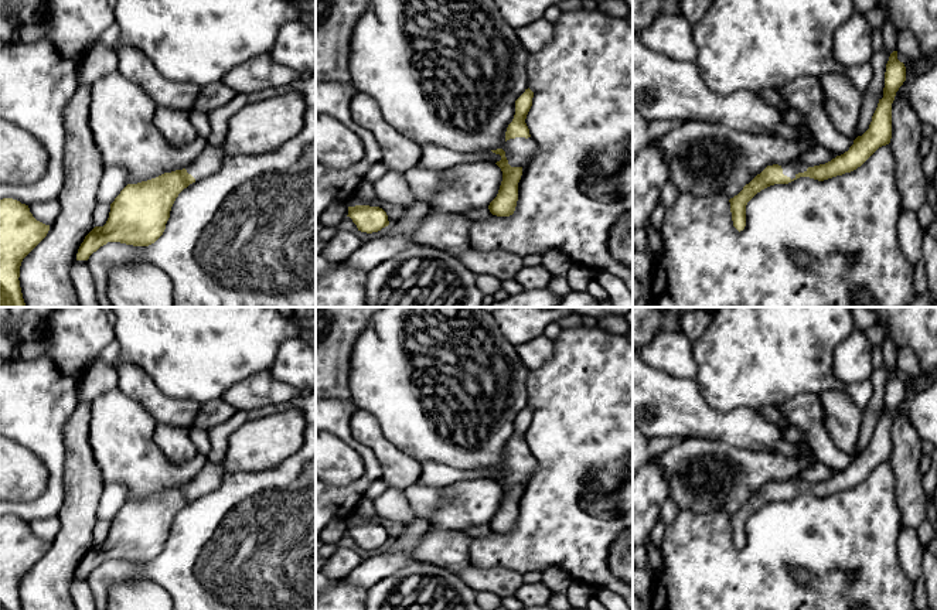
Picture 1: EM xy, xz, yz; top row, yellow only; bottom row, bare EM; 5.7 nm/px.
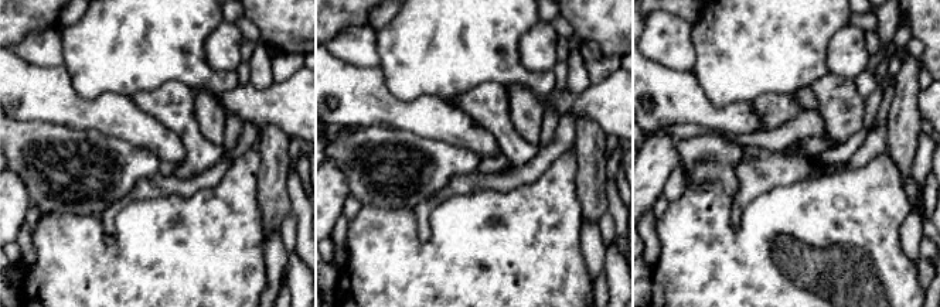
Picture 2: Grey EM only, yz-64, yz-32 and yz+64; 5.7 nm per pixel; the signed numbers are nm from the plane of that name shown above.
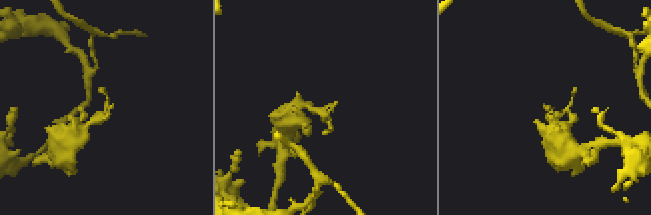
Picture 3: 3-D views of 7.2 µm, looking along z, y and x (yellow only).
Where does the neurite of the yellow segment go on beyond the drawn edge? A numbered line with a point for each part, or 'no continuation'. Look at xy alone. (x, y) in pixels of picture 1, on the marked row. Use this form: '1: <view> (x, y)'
1: xy (263, 126)

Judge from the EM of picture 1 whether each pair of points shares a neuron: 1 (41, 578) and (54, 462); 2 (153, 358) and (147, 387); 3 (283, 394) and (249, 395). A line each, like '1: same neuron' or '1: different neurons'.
1: different neurons
2: different neurons
3: same neuron

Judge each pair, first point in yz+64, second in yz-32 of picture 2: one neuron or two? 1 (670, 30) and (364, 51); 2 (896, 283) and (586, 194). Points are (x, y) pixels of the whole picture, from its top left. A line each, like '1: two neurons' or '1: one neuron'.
1: one neuron
2: two neurons

